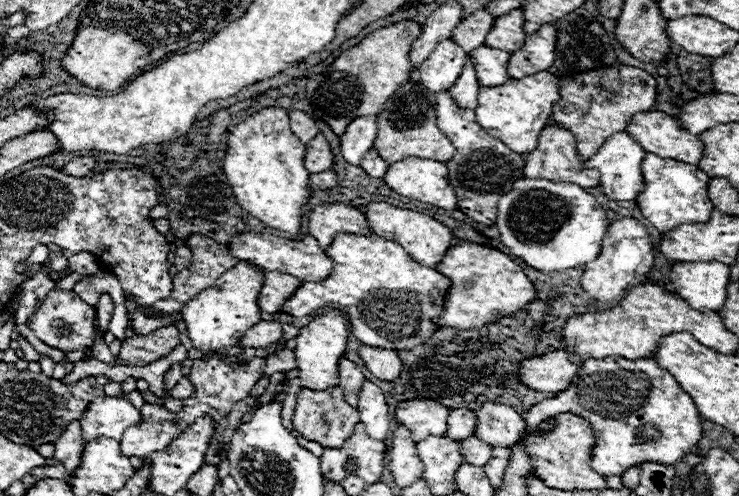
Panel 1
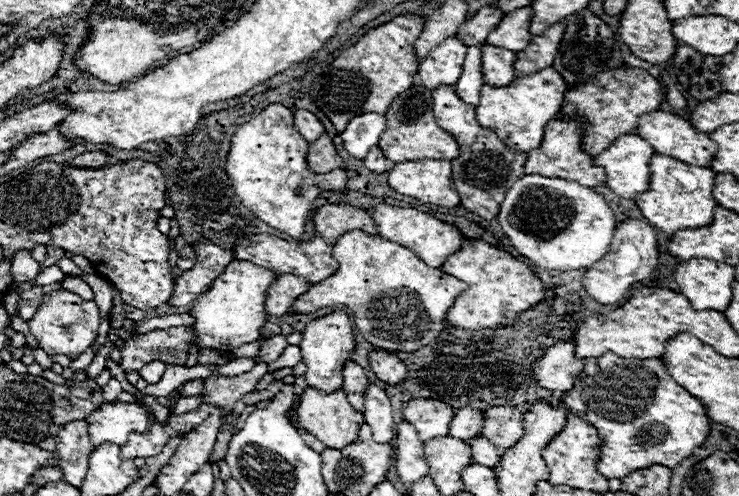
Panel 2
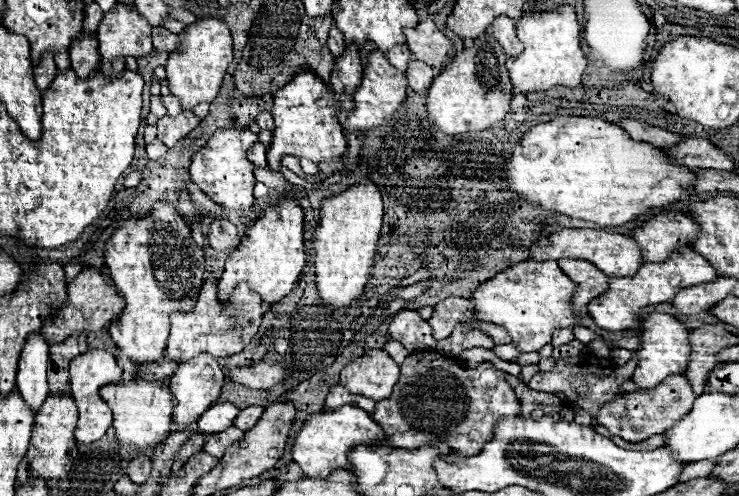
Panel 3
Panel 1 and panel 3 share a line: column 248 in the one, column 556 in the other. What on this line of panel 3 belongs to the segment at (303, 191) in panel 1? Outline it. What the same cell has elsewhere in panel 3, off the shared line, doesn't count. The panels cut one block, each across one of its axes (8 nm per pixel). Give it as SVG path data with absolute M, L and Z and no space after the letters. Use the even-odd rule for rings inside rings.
M556 116L550 122L532 126L514 146L512 158L504 168L504 184L510 192L528 200L536 208L548 208L562 216L588 220L600 226L622 226L650 208L662 208L688 198L686 186L696 180L688 168L670 164L658 148L646 142L634 142L612 122L590 116Z

